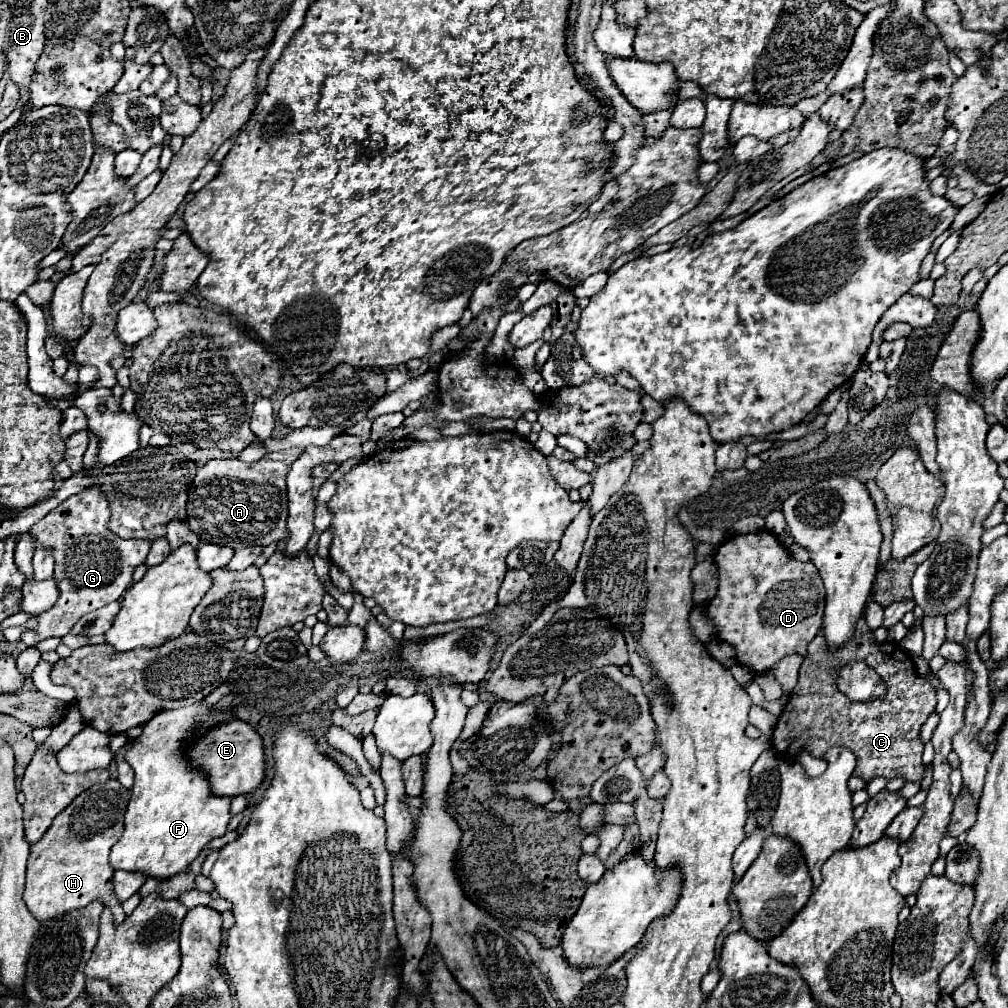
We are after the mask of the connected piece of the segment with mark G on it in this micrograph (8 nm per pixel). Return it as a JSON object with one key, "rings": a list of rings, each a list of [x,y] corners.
{"rings":[[[89,487],[87,491],[83,489],[81,493],[65,499],[29,529],[35,547],[43,547],[43,543],[47,543],[47,547],[51,547],[51,555],[55,555],[53,579],[59,587],[59,599],[47,613],[39,615],[39,625],[35,629],[21,635],[21,641],[27,647],[33,647],[49,637],[67,635],[83,615],[121,599],[131,587],[131,577],[145,561],[151,541],[119,539],[113,531],[109,531],[109,519],[107,499],[99,489]]]}

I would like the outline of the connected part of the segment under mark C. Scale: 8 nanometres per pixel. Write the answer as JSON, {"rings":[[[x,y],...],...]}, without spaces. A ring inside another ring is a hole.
{"rings":[[[861,619],[857,623],[855,635],[843,644],[835,657],[825,653],[825,639],[821,633],[809,643],[795,691],[791,691],[789,703],[779,715],[777,727],[773,731],[773,747],[783,759],[789,761],[797,759],[801,751],[821,757],[831,747],[847,747],[857,757],[853,775],[867,783],[877,777],[887,781],[895,777],[905,777],[905,781],[921,781],[925,767],[921,765],[923,743],[919,739],[919,729],[927,715],[935,711],[935,705],[935,689],[915,671],[913,657],[907,655],[899,645],[888,641],[877,643],[873,631]],[[831,659],[839,663],[837,669],[829,665]],[[855,659],[867,661],[869,667],[873,667],[885,679],[889,695],[883,701],[853,703],[837,689],[841,667]]]}

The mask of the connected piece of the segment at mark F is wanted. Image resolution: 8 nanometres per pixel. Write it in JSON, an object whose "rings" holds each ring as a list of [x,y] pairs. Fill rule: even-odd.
{"rings":[[[195,703],[183,709],[161,711],[143,727],[143,733],[127,751],[127,763],[135,771],[135,783],[125,811],[123,837],[113,845],[109,855],[113,869],[171,879],[187,873],[211,839],[225,835],[231,819],[231,799],[211,795],[207,779],[187,763],[183,751],[191,735],[203,733],[191,729],[205,729],[227,719],[233,719],[229,709],[215,711],[213,705]]]}

